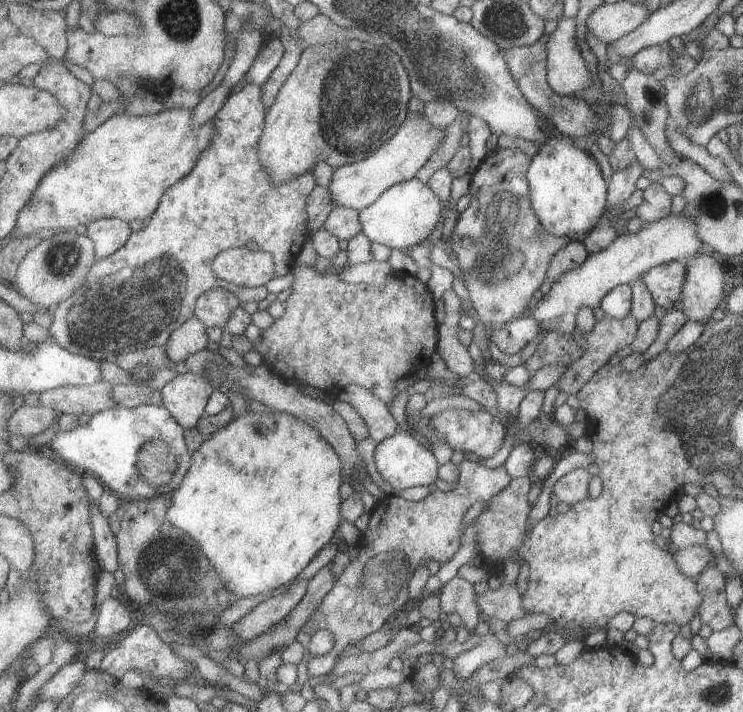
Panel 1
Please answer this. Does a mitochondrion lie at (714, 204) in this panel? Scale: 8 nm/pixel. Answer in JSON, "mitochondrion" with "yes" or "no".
{"mitochondrion":"yes"}

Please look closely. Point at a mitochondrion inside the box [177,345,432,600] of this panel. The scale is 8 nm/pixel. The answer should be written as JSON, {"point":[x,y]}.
{"point":[392,563]}

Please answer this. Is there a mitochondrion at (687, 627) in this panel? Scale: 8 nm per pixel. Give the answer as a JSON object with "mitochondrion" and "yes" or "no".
{"mitochondrion":"no"}

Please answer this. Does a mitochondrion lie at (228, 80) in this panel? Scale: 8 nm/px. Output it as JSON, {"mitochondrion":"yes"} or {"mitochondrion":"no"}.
{"mitochondrion":"no"}

